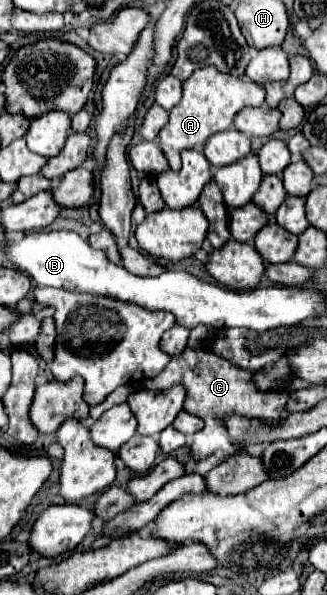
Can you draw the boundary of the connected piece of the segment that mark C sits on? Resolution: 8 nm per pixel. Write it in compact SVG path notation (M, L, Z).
M188 344L186 352L178 358L172 358L168 366L152 380L146 380L144 386L152 390L166 390L174 384L182 384L186 390L184 410L200 416L204 420L204 428L192 436L192 456L194 460L208 458L214 450L224 450L226 454L234 454L238 448L230 444L230 436L226 426L222 424L222 416L230 414L246 414L250 418L264 418L268 422L276 422L282 418L288 394L284 392L260 392L252 382L252 372L242 370L224 358L202 350L196 344Z

